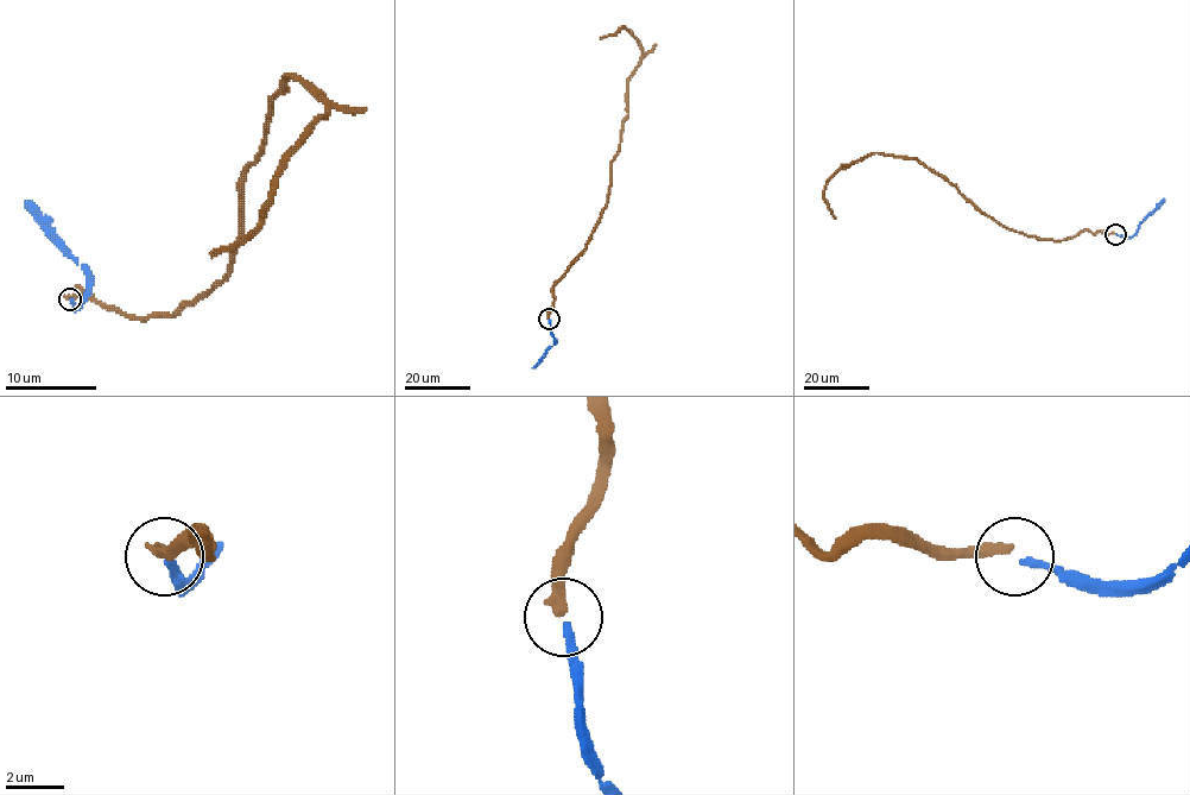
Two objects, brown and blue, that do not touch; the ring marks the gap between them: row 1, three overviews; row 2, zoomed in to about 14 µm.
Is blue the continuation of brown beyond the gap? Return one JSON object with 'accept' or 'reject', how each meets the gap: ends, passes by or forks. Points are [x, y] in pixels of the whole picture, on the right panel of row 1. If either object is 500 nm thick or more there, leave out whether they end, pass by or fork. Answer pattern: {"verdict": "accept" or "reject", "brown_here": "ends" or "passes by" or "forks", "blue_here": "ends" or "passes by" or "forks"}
{"verdict": "reject", "brown_here": "ends", "blue_here": "ends"}

